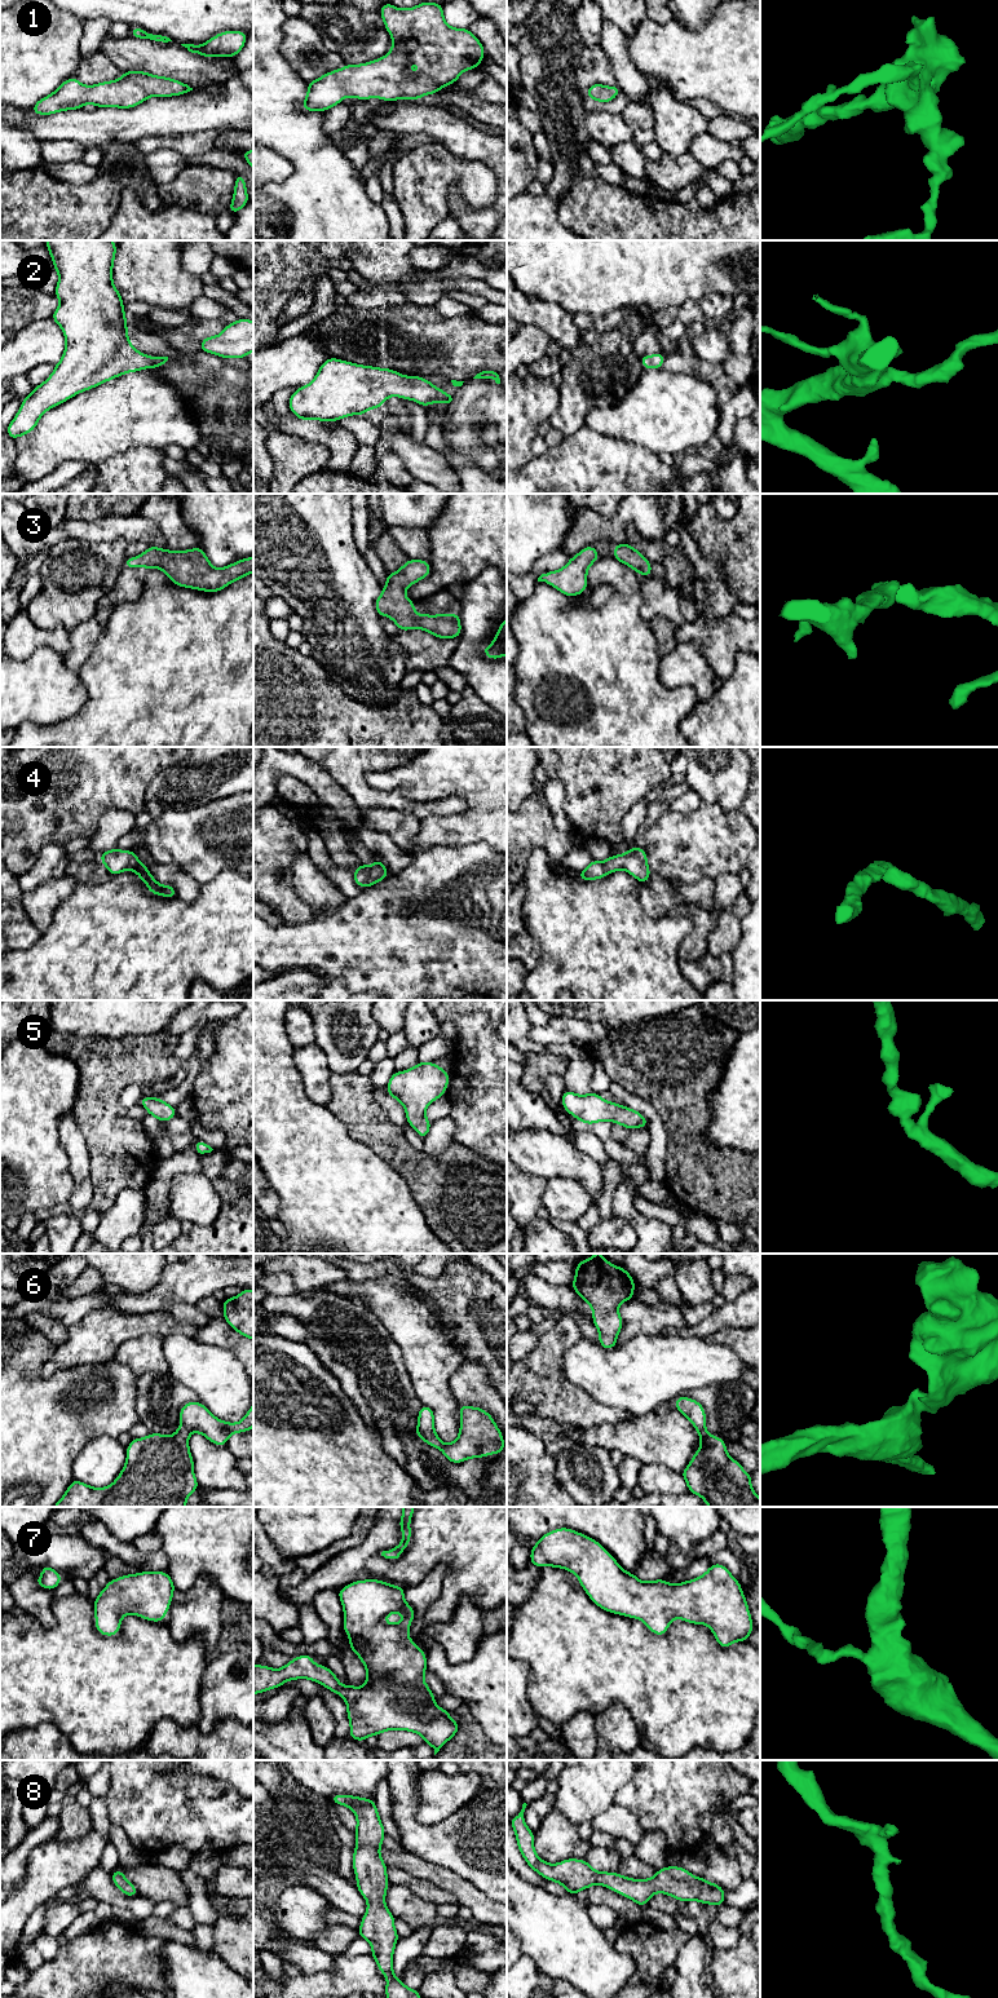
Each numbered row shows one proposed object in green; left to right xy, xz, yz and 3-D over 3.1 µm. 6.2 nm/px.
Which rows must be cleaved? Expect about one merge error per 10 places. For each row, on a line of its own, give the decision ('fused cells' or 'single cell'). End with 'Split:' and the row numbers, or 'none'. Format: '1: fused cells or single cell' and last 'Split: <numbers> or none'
1: single cell
2: single cell
3: single cell
4: single cell
5: single cell
6: single cell
7: single cell
8: single cell
Split: none

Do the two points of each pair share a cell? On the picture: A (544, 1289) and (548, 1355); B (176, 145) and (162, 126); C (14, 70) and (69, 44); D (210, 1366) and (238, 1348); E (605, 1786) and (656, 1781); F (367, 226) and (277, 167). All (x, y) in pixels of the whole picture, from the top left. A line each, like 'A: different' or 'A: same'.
A: different
B: different
C: same
D: different
E: different
F: different

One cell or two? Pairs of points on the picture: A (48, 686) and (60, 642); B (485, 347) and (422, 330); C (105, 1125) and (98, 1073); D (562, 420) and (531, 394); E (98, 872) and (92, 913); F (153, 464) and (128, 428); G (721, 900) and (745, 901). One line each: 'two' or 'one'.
A: two
B: one
C: one
D: two
E: two
F: two
G: two

